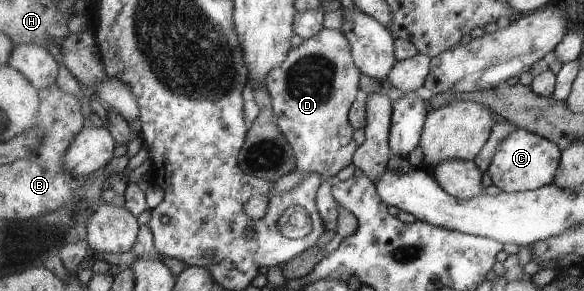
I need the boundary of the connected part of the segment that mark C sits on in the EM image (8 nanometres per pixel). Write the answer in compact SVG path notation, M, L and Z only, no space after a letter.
M517 128L500 145L488 172L493 184L501 191L507 193L533 191L553 184L562 155L563 150L558 143L531 130Z

